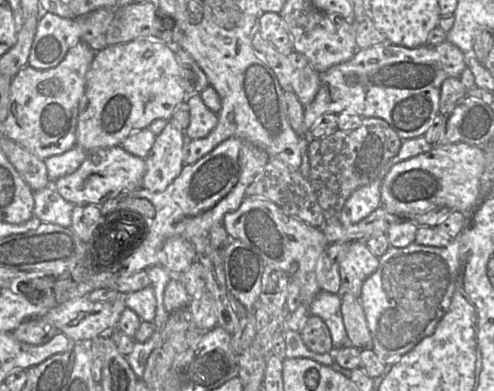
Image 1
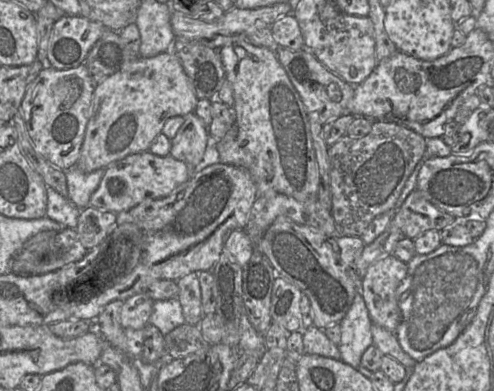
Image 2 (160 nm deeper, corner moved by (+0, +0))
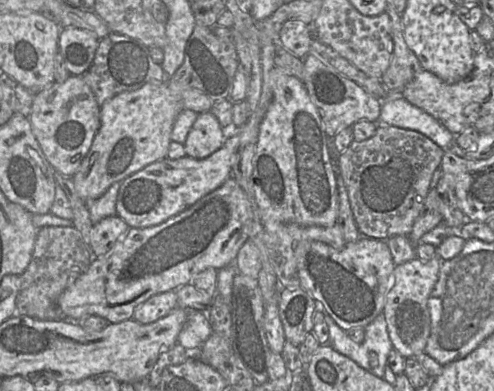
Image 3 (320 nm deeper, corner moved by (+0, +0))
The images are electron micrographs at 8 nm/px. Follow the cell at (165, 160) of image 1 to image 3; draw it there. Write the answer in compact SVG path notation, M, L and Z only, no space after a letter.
M211 111L198 113L185 142L186 156L203 159L223 146L226 139L222 126Z

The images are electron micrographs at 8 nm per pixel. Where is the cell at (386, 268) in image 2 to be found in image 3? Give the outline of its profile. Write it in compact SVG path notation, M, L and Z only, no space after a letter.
M436 257L428 262L414 259L396 265L392 285L387 293L382 314L393 348L405 358L424 353L431 330L428 299L437 283L443 259Z

